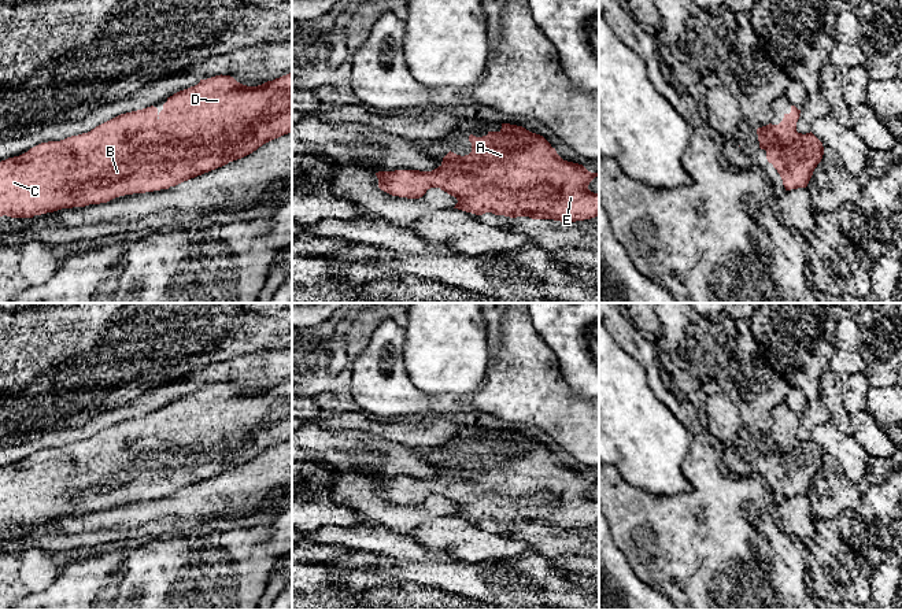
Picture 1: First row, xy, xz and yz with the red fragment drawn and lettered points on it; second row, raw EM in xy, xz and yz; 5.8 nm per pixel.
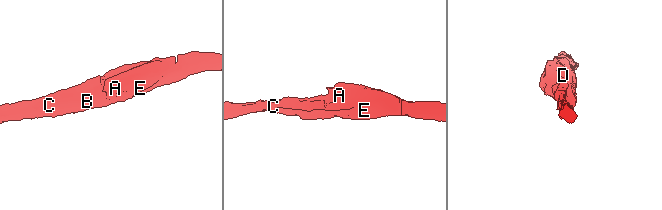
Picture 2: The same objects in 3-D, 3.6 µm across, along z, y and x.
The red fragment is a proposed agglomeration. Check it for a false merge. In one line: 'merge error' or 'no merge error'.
no merge error

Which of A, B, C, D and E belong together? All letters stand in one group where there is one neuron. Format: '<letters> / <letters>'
A B C D E

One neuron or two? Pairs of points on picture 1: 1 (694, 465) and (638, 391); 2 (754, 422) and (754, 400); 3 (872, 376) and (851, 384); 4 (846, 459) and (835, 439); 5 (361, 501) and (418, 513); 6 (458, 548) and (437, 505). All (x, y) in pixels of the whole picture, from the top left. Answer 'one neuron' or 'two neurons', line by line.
1: two neurons
2: one neuron
3: two neurons
4: one neuron
5: one neuron
6: two neurons

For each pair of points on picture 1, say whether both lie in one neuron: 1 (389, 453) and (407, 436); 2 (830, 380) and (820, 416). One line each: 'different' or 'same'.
1: different
2: different

